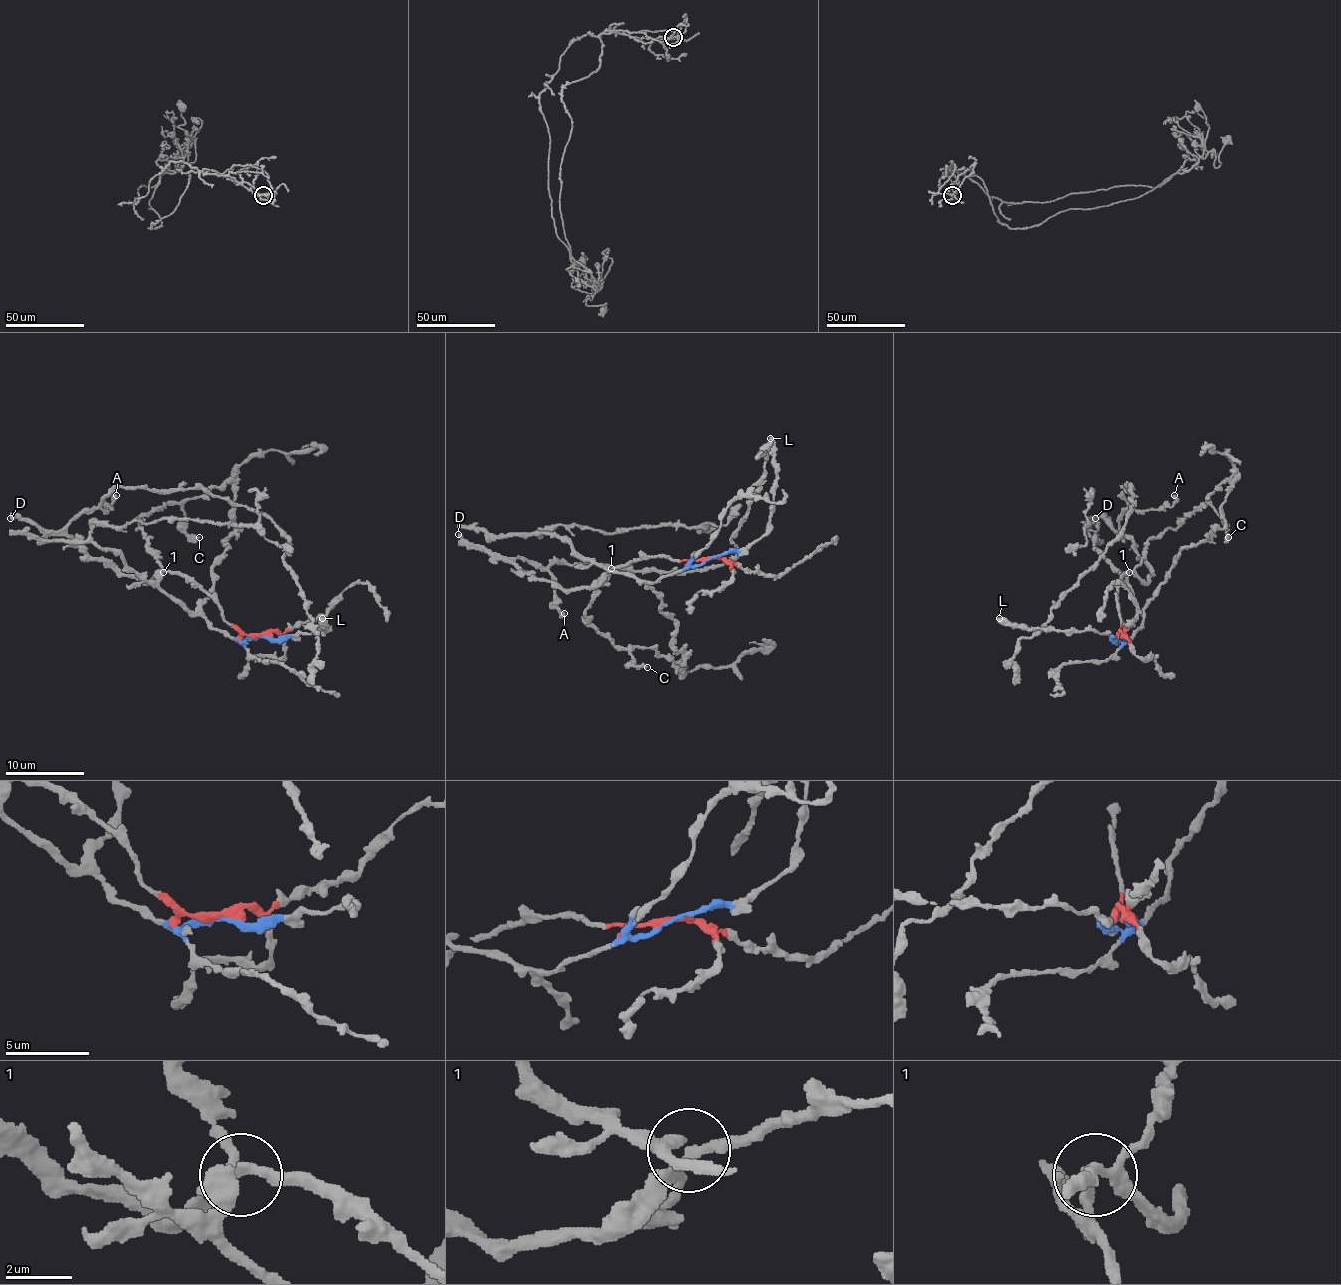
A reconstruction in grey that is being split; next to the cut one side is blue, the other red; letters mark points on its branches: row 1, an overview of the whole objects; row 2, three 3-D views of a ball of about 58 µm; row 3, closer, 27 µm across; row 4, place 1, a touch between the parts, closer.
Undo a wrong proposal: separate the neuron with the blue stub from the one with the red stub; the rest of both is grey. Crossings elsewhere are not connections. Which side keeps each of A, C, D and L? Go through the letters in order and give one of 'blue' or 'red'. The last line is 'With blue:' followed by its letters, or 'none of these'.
A: red
C: red
D: red
L: blue
With blue: L

